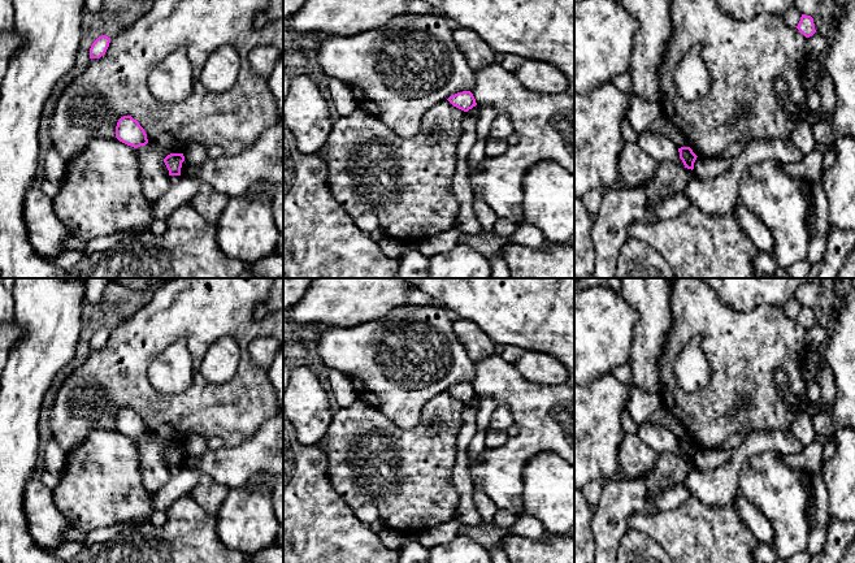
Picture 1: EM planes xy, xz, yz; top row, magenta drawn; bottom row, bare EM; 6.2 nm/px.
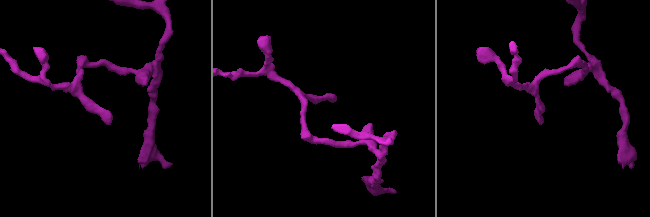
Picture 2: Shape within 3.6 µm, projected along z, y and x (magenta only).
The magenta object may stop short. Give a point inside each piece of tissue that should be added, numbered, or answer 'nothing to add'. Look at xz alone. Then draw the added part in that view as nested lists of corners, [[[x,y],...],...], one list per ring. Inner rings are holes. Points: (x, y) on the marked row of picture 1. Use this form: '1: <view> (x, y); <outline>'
nothing to add

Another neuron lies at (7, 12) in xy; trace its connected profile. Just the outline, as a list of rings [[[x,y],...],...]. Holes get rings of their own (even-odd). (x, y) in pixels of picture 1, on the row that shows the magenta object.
[[[0,0],[0,35],[6,35],[14,30],[16,10],[13,0]]]

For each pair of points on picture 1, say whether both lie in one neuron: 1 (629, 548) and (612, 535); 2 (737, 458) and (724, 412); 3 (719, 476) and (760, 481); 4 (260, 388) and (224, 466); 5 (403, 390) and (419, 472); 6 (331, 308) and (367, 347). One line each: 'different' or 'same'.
1: different
2: different
3: different
4: different
5: different
6: different

